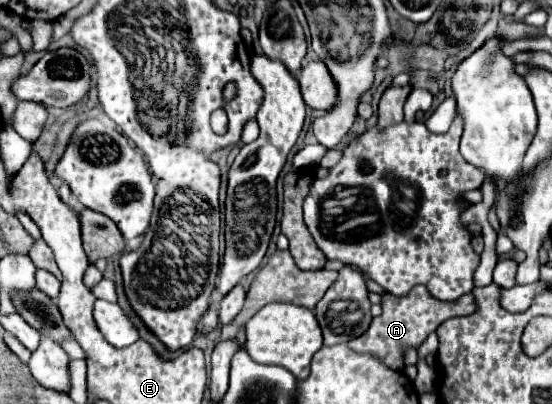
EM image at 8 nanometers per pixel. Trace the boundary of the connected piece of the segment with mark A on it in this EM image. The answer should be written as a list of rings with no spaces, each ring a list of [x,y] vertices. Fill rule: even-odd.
[[[415,286],[407,296],[401,296],[401,298],[385,294],[381,306],[383,306],[383,314],[379,318],[373,318],[369,330],[363,336],[359,336],[353,342],[349,342],[349,348],[357,350],[357,352],[371,352],[371,354],[379,356],[393,370],[403,370],[405,352],[409,348],[417,350],[421,346],[421,342],[425,342],[425,338],[433,330],[437,330],[439,324],[443,324],[449,318],[459,316],[459,312],[461,312],[461,316],[469,316],[477,308],[473,292],[461,296],[455,302],[441,302],[441,300],[435,300],[425,290],[425,286]]]

